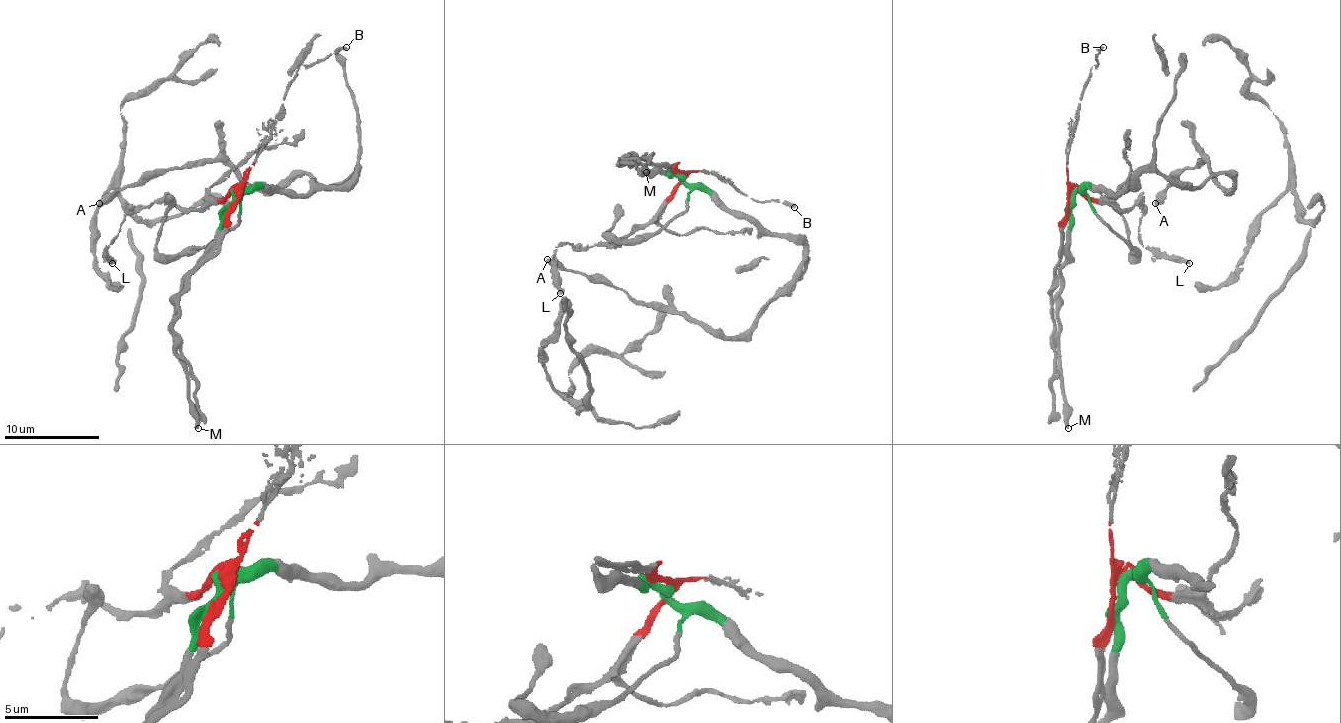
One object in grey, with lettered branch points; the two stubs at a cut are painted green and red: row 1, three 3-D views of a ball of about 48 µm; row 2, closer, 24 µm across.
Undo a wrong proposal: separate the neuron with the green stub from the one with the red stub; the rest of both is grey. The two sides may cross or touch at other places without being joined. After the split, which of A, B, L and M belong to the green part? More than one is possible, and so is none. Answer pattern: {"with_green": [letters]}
{"with_green": ["A", "M"]}

